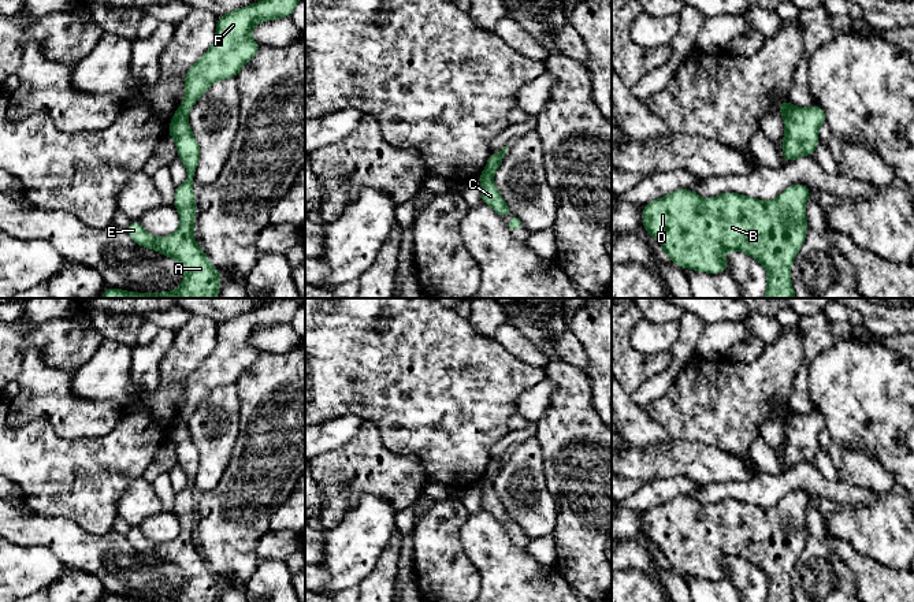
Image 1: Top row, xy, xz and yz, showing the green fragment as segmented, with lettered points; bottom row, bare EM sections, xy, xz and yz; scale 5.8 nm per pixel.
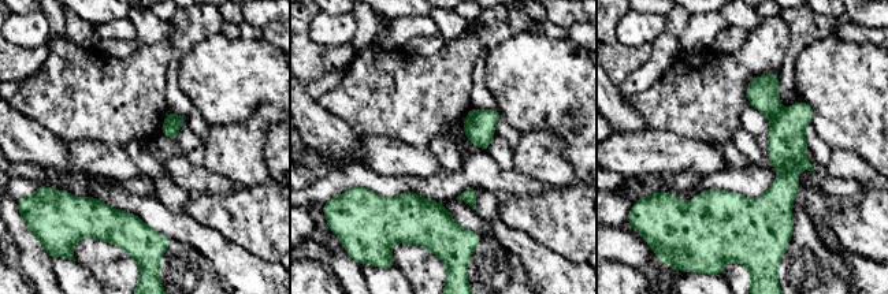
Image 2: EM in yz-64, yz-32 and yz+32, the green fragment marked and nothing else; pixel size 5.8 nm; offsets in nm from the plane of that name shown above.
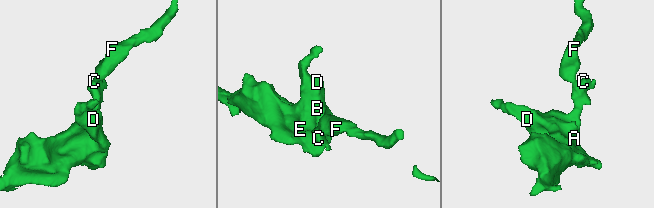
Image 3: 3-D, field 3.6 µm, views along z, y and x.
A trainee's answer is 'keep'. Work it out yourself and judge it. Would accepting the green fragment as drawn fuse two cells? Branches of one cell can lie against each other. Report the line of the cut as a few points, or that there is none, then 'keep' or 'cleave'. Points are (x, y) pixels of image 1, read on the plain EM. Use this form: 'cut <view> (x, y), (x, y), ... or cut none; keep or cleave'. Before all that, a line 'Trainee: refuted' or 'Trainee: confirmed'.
Trainee: refuted
cut yz (794, 415), (784, 423); cleave

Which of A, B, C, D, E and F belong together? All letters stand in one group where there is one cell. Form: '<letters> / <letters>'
A B C D E / F

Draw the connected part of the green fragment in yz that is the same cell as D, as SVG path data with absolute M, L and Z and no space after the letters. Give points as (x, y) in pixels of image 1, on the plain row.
M803 490L788 493L774 508L761 508L733 498L703 506L688 495L650 508L643 513L646 539L657 545L666 562L679 573L699 579L728 580L724 560L743 558L768 576L765 602L795 602L791 591L794 569L807 540L806 506L811 497Z

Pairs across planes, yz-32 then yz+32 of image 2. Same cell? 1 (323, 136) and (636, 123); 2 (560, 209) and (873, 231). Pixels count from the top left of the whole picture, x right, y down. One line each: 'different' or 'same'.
1: same
2: same

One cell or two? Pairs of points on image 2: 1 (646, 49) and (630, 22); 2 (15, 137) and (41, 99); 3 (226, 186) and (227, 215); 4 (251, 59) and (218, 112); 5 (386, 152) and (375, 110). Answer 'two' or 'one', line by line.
1: two
2: two
3: two
4: one
5: two

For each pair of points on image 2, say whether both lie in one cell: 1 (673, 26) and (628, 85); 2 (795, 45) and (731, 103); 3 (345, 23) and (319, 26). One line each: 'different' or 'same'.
1: same
2: different
3: same

